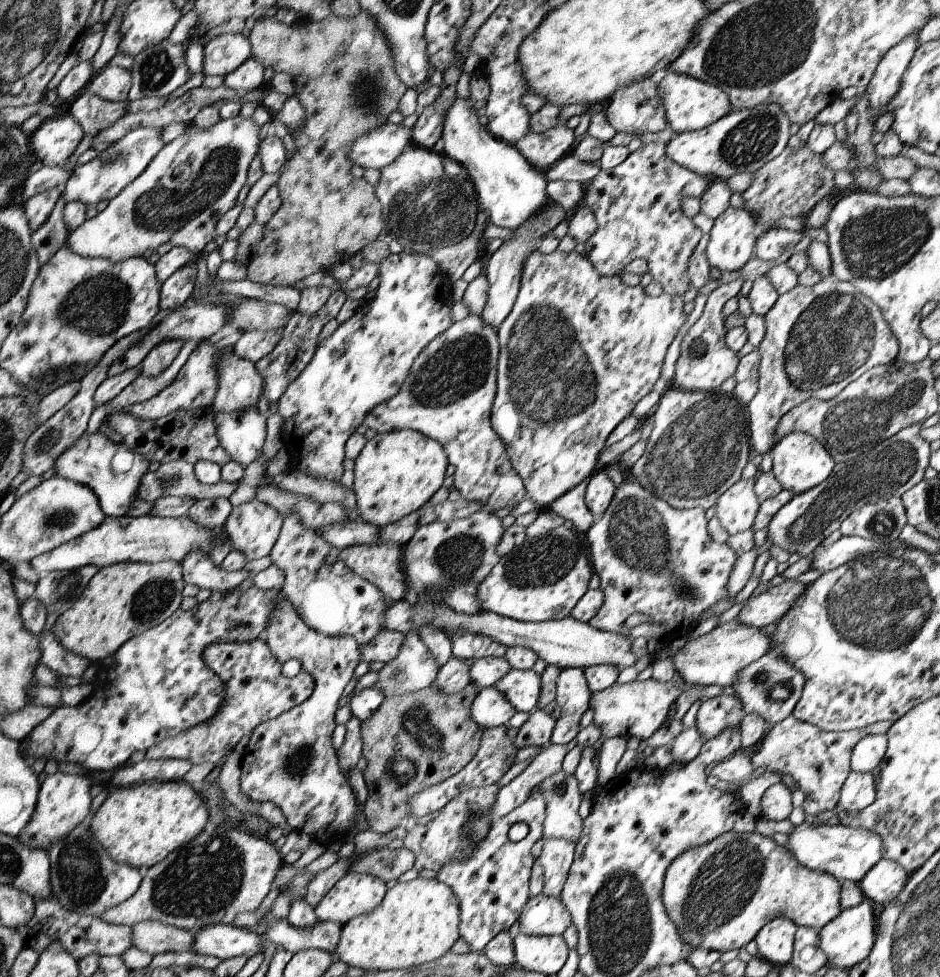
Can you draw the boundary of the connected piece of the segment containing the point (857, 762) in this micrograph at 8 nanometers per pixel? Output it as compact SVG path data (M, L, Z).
M885 734L868 735L861 738L853 748L851 770L859 773L871 773L884 758L887 751L887 736Z

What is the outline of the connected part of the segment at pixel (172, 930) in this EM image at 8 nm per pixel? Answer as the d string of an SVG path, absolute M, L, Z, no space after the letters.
M142 921L140 924L131 926L131 944L140 950L149 952L154 958L155 954L167 953L174 951L175 953L185 953L193 950L193 934L189 930L181 929L160 921Z

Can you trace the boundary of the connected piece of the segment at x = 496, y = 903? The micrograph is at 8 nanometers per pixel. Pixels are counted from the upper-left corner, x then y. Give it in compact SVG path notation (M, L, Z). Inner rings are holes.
M536 785L530 791L527 799L519 806L514 808L511 813L495 820L486 836L478 841L474 850L469 857L454 859L441 866L437 872L437 878L441 883L446 883L458 897L460 913L459 933L464 940L470 944L470 952L482 953L485 946L502 931L508 931L510 926L518 920L522 907L529 899L528 885L530 873L535 858L532 855L532 846L538 842L543 836L544 821L546 818L546 801L541 791L541 786ZM516 822L524 822L529 828L527 836L521 841L510 841L508 830L516 824Z

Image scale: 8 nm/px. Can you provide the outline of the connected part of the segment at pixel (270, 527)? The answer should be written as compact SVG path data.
M256 498L235 506L224 524L232 548L243 552L249 561L268 556L272 552L273 546L277 544L277 538L283 527L284 516L274 507L268 506Z

